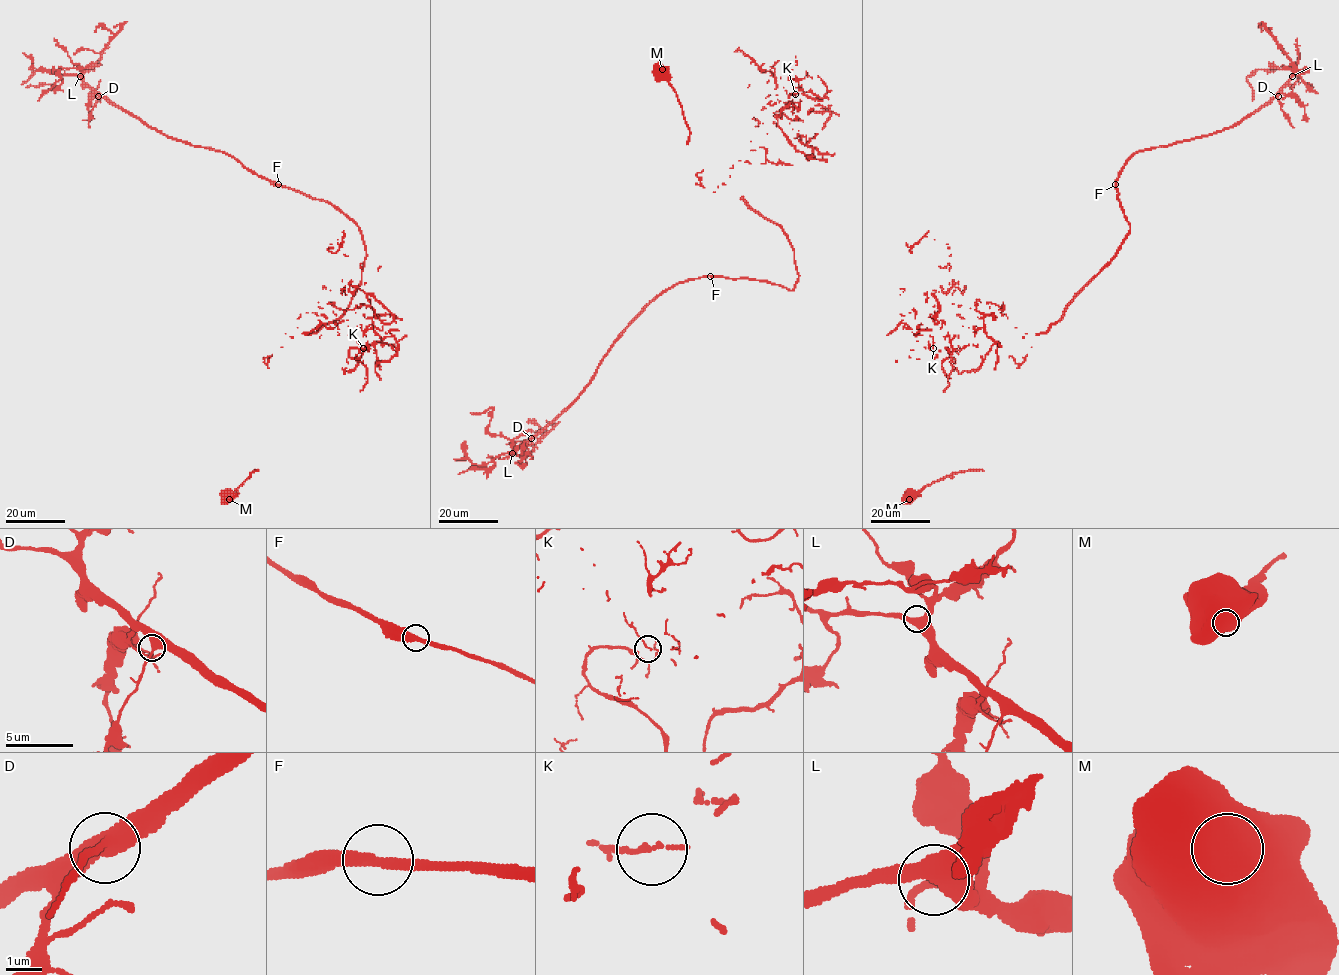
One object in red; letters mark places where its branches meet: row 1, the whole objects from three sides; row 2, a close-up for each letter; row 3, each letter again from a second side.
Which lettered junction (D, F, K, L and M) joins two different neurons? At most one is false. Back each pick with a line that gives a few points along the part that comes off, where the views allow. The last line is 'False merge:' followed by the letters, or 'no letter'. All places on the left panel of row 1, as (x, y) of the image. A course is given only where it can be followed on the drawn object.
False merge: no letter

